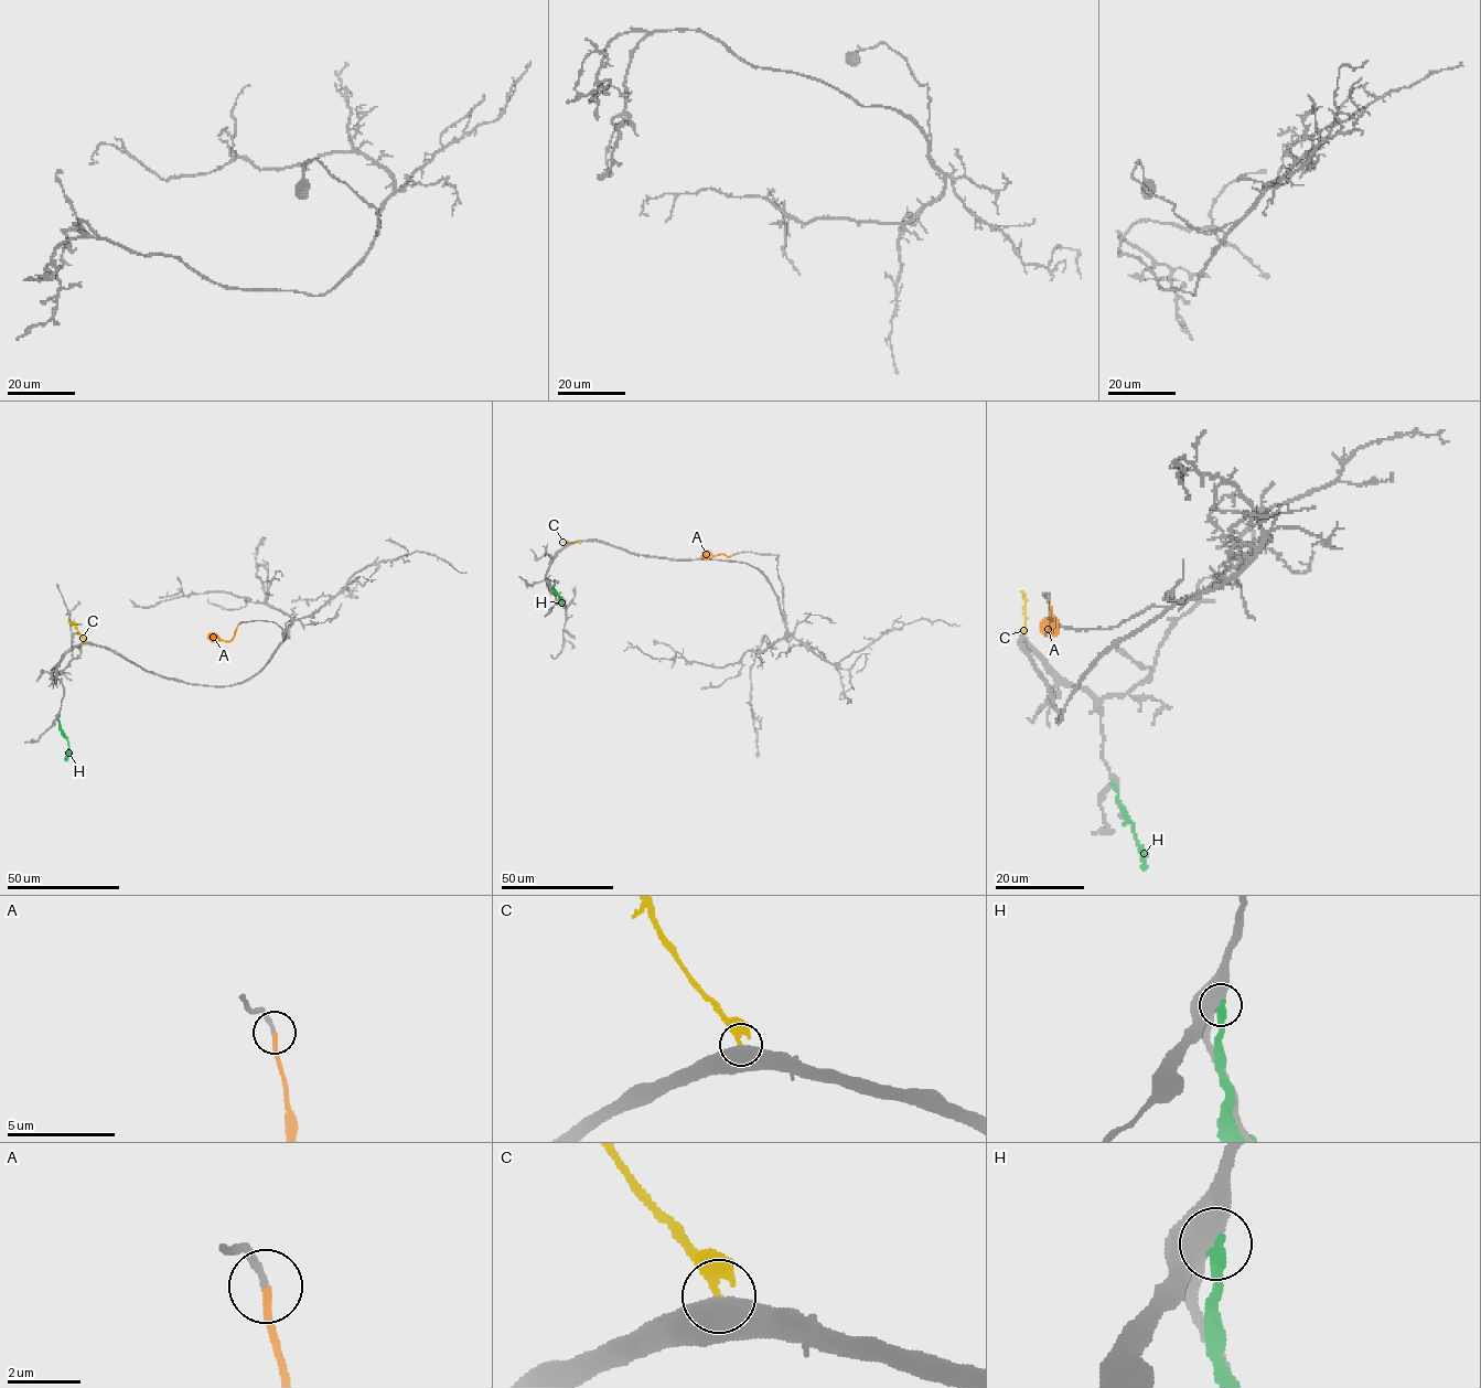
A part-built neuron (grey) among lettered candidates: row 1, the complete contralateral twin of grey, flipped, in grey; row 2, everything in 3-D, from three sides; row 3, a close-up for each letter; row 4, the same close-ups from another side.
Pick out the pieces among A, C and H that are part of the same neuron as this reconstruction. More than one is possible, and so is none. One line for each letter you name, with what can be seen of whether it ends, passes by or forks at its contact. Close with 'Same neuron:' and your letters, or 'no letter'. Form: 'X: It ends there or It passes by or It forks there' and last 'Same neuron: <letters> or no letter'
A: It ends there
Same neuron: A

